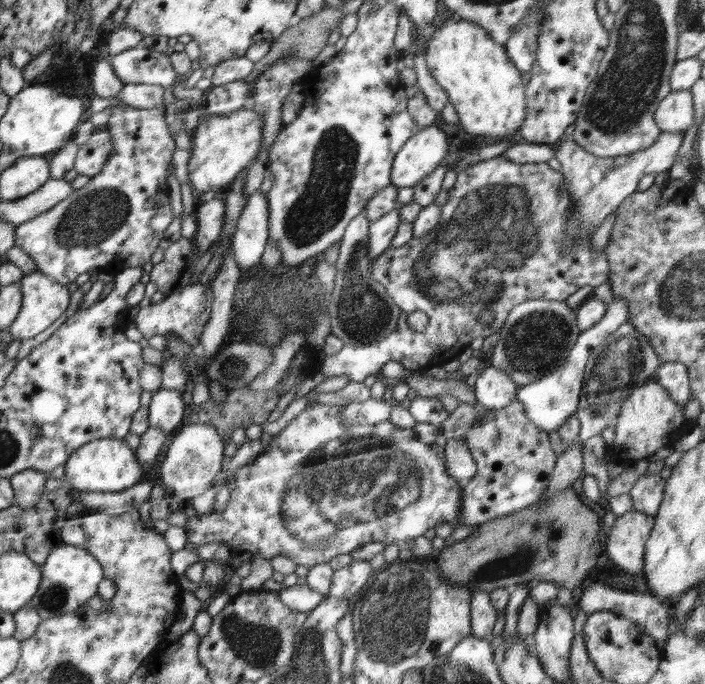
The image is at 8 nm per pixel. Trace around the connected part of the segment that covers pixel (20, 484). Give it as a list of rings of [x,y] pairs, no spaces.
[[[29,470],[18,472],[18,474],[9,477],[8,480],[14,490],[13,505],[28,509],[36,506],[41,500],[45,492],[44,484],[47,477],[45,472]]]

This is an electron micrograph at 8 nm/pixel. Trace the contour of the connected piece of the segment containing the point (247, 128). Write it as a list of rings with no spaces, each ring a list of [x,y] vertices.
[[[244,106],[228,116],[202,114],[192,136],[192,157],[187,164],[190,184],[196,190],[205,193],[231,184],[238,174],[255,160],[255,156],[259,154],[263,135],[262,116],[254,111]]]

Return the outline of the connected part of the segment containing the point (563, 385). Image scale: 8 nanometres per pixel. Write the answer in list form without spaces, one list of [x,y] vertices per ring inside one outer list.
[[[623,298],[614,299],[612,303],[607,305],[604,316],[592,328],[578,335],[566,362],[559,369],[545,374],[542,378],[530,384],[519,387],[516,393],[517,401],[524,405],[526,416],[538,428],[549,433],[558,430],[577,411],[587,358],[592,353],[600,351],[606,337],[616,332],[617,328],[622,326],[622,323],[627,322],[628,313],[627,300]]]

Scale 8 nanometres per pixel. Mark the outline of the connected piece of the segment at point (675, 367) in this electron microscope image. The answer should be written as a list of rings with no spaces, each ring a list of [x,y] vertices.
[[[664,362],[653,374],[652,379],[666,388],[674,402],[684,404],[689,401],[689,372],[681,362]]]

